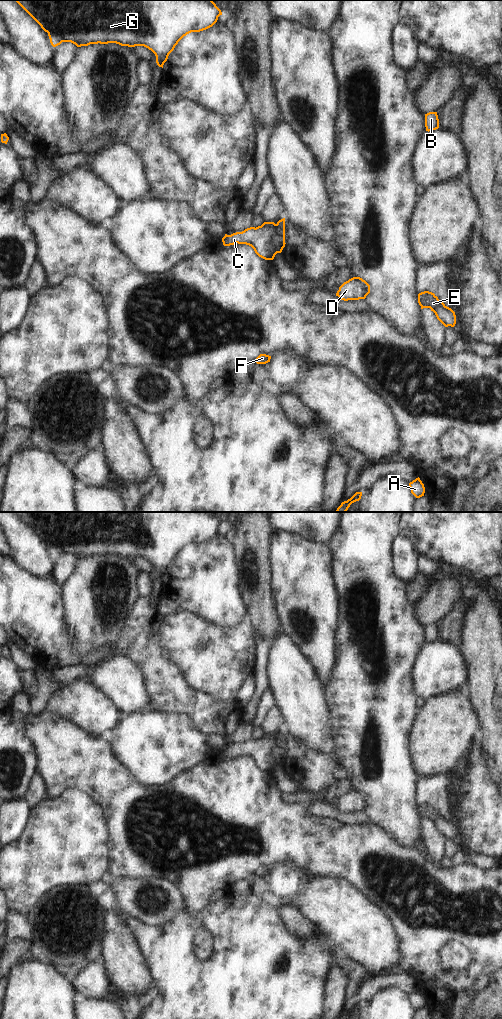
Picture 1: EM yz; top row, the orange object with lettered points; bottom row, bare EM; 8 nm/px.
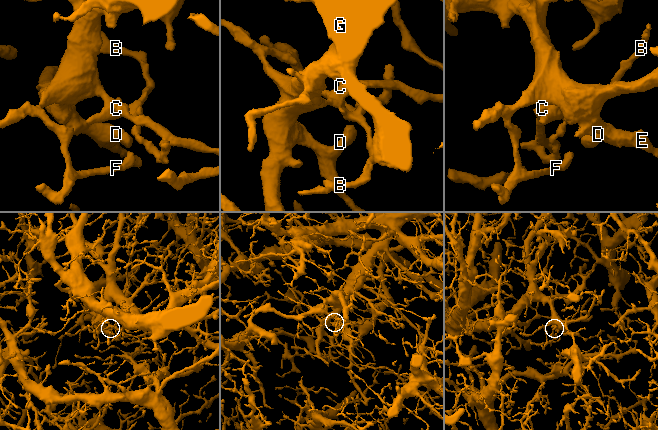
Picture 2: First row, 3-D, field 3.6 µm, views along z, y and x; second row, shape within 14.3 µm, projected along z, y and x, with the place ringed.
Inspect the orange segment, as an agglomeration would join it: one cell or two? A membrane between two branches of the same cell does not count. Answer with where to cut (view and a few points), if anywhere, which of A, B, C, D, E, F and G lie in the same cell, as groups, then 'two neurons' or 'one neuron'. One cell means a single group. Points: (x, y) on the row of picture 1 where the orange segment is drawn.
cut in yz along (275, 224), (276, 231), (271, 243), (277, 252); A C D E F G / B; two neurons

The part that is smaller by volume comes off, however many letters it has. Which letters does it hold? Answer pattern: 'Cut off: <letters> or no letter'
Cut off: B

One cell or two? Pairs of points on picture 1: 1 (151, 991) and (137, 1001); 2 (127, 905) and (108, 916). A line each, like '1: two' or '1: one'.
1: one
2: two

